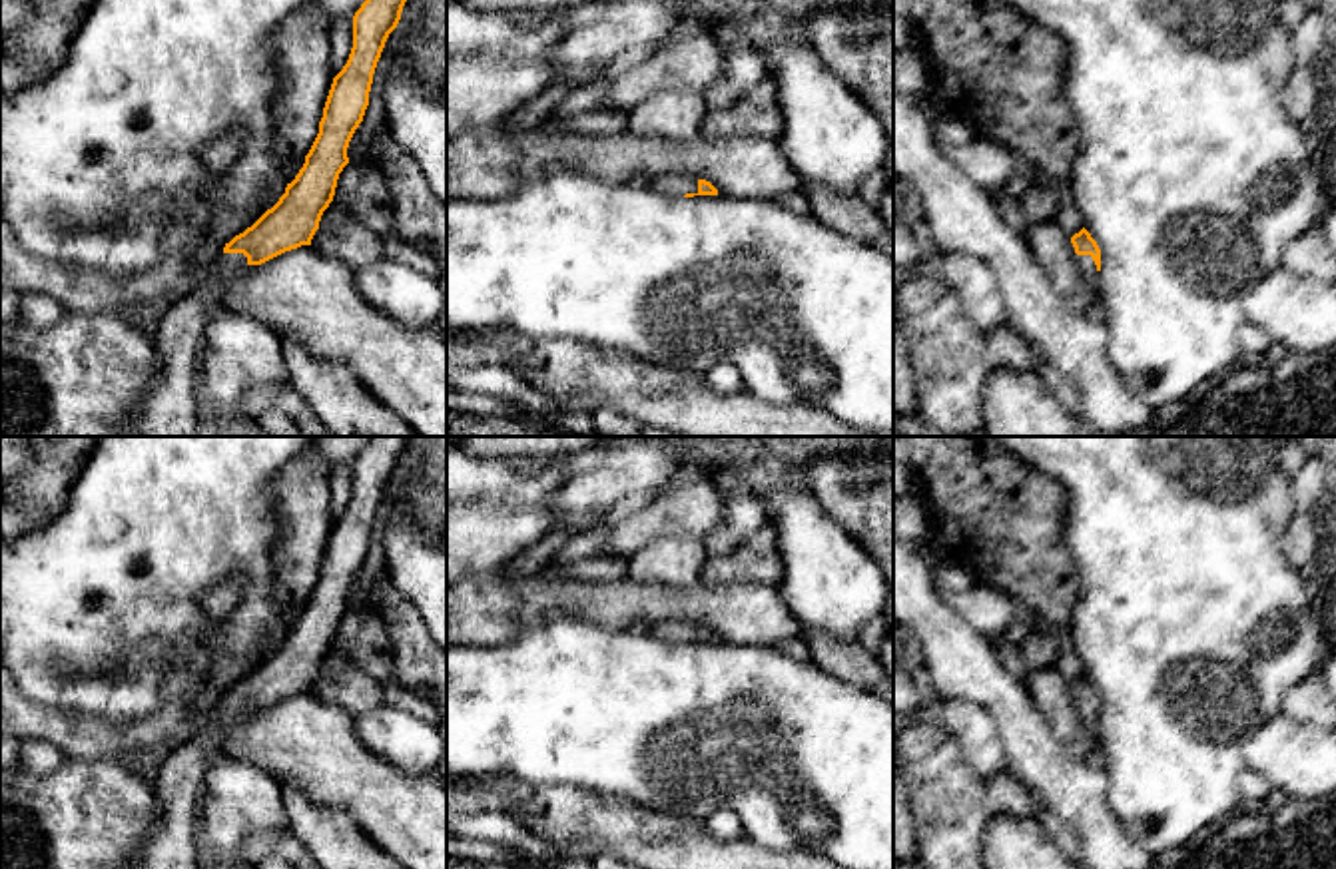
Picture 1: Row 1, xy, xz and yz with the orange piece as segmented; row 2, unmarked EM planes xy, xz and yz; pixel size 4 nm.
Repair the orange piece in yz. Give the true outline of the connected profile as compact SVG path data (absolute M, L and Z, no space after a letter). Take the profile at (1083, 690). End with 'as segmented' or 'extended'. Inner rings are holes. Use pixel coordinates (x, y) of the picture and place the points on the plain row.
M1083 674L1071 684L1083 725L1093 739L1099 739L1101 696L1091 680Z | extended

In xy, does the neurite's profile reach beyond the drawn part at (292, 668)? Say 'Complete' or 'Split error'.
Split error

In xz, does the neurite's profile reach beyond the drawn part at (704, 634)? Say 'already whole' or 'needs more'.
needs more

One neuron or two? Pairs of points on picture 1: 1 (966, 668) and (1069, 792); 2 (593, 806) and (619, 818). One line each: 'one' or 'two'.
1: one
2: one

